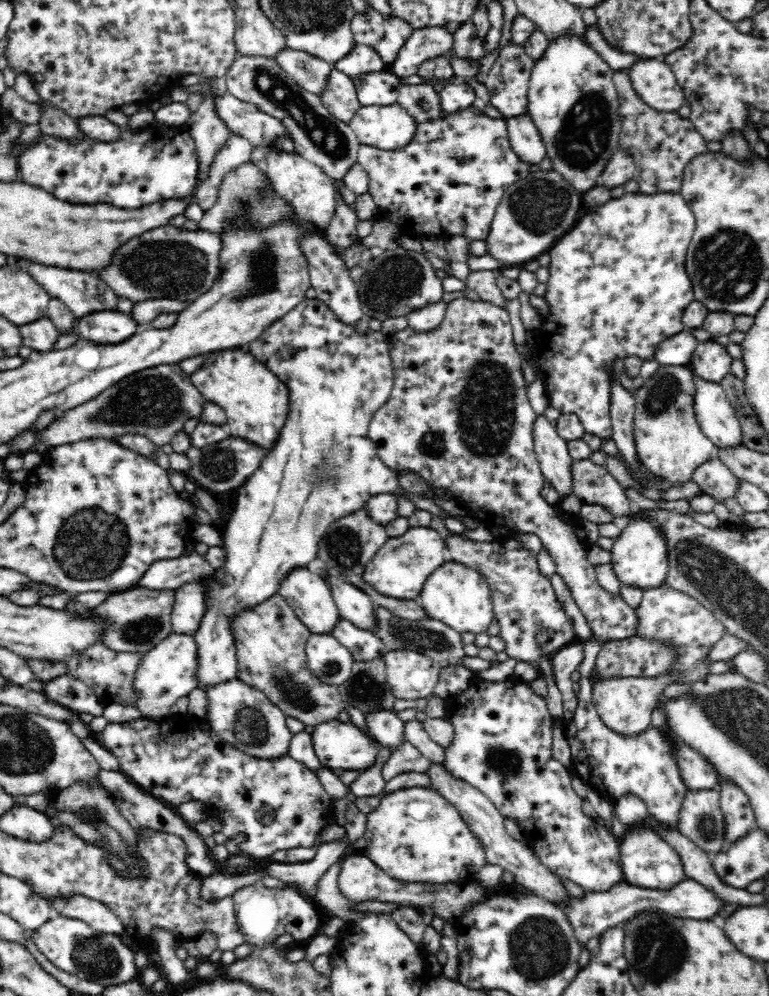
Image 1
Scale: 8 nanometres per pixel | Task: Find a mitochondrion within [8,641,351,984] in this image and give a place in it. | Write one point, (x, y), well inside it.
(94, 955)

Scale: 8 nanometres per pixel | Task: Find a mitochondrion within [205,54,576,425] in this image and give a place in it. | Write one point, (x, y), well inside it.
(323, 133)

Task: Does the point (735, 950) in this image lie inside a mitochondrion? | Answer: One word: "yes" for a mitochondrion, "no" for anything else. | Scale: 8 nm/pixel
no

